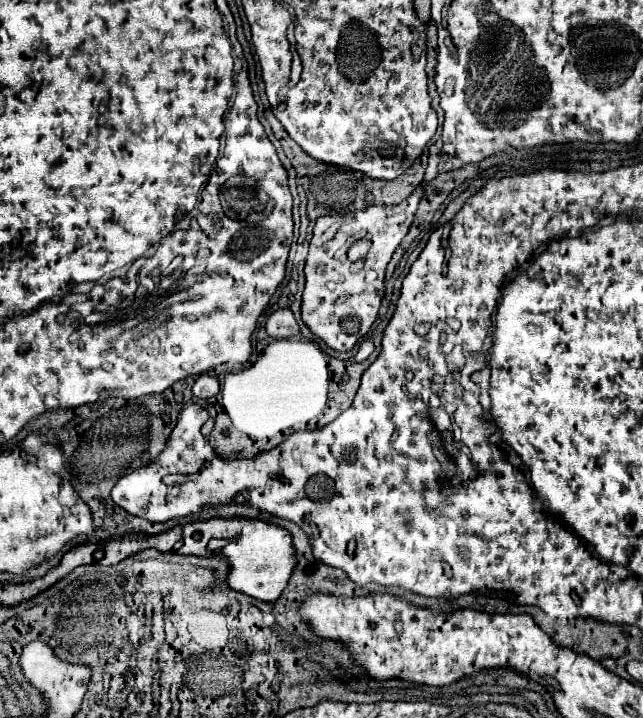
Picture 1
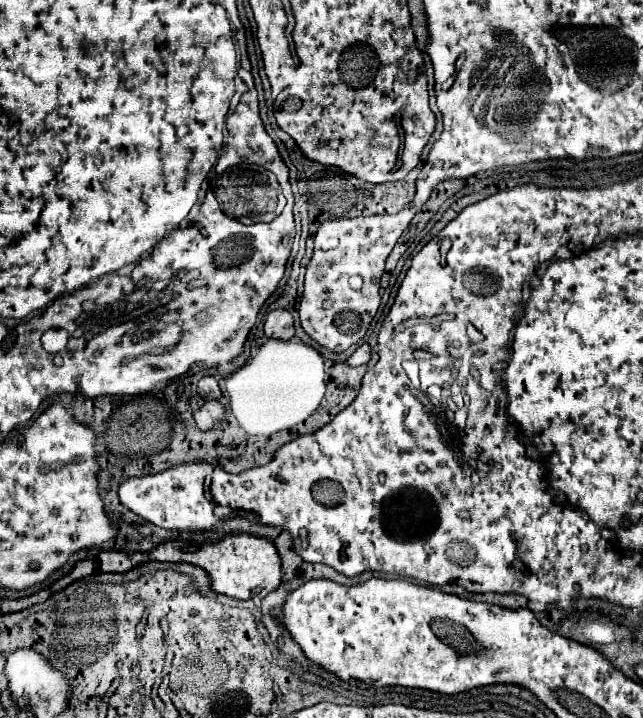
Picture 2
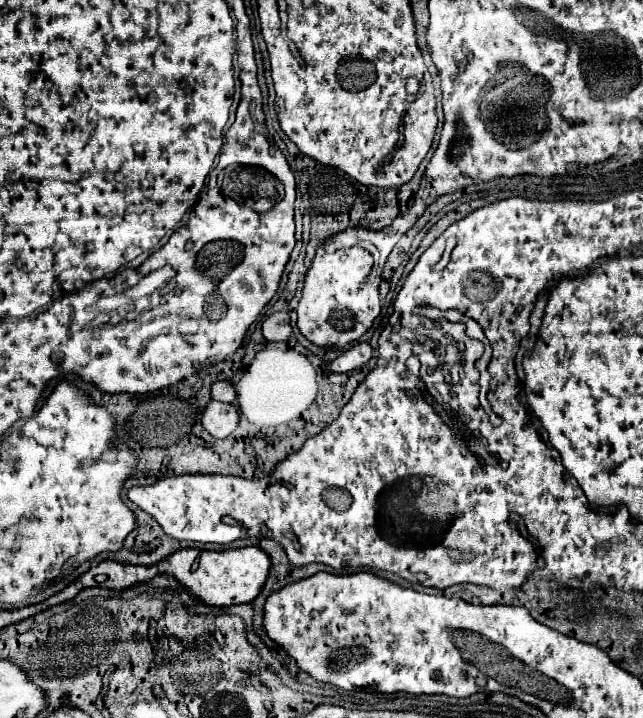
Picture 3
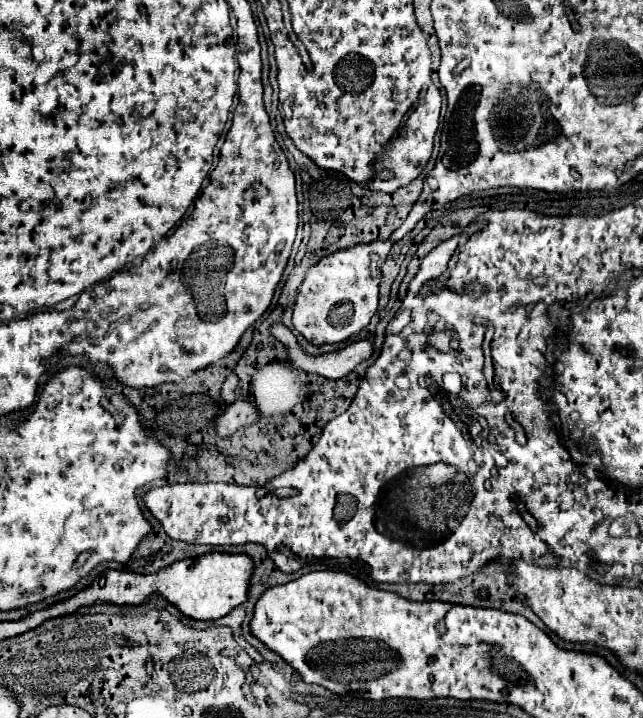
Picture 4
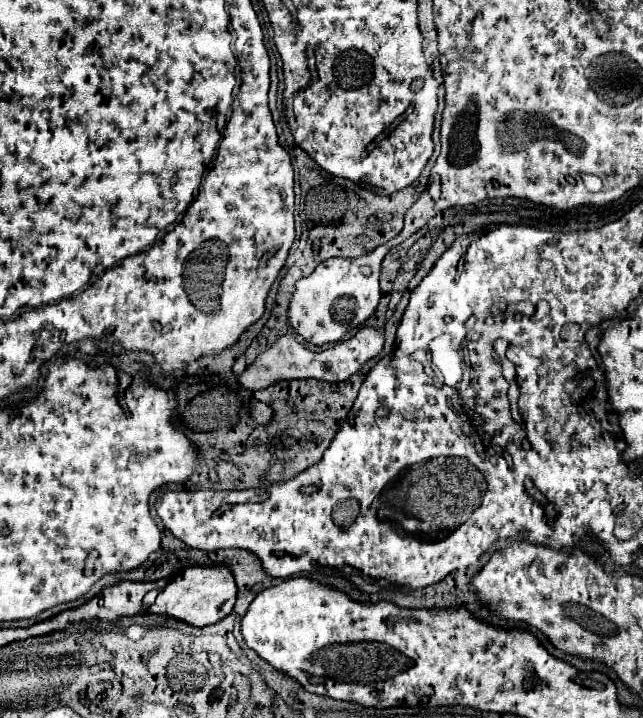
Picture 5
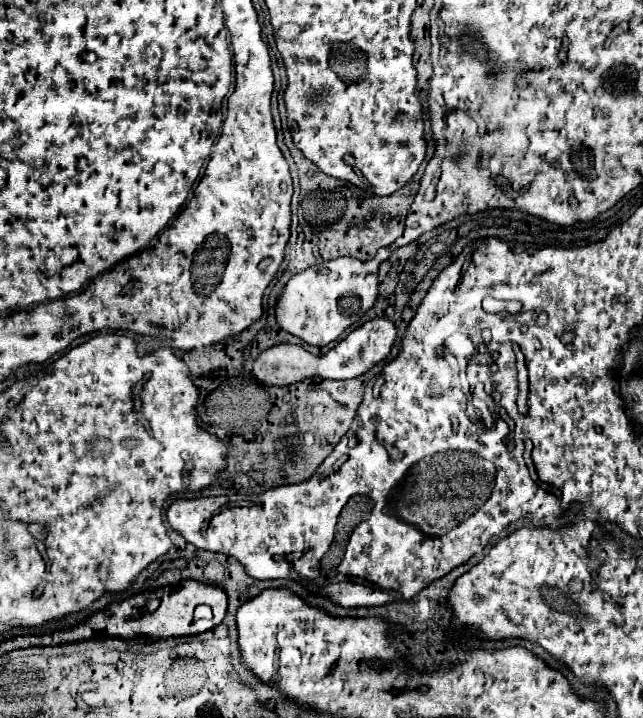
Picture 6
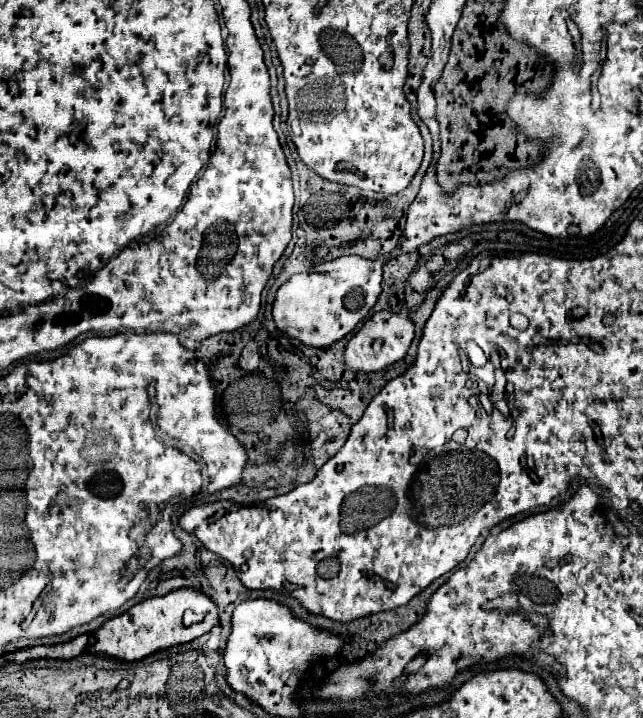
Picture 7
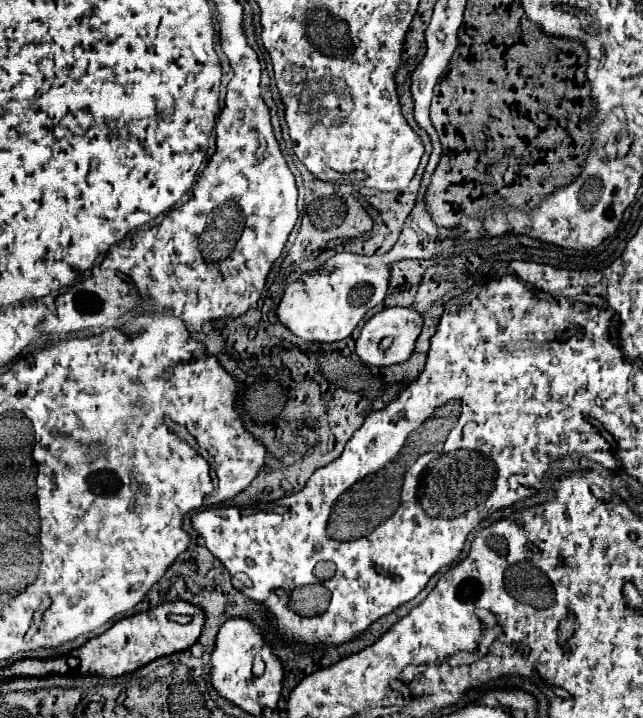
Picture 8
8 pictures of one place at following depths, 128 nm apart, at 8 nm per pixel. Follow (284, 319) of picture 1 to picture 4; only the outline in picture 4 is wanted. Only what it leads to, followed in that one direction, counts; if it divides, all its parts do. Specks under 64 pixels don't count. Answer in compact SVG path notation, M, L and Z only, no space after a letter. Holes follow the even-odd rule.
M274 324L272 334L286 346L288 352L288 364L296 370L304 370L308 374L318 374L328 380L338 380L350 374L360 362L368 360L374 352L374 346L370 340L358 340L352 342L340 350L312 356L302 346L296 342L296 336L284 326L284 324Z

